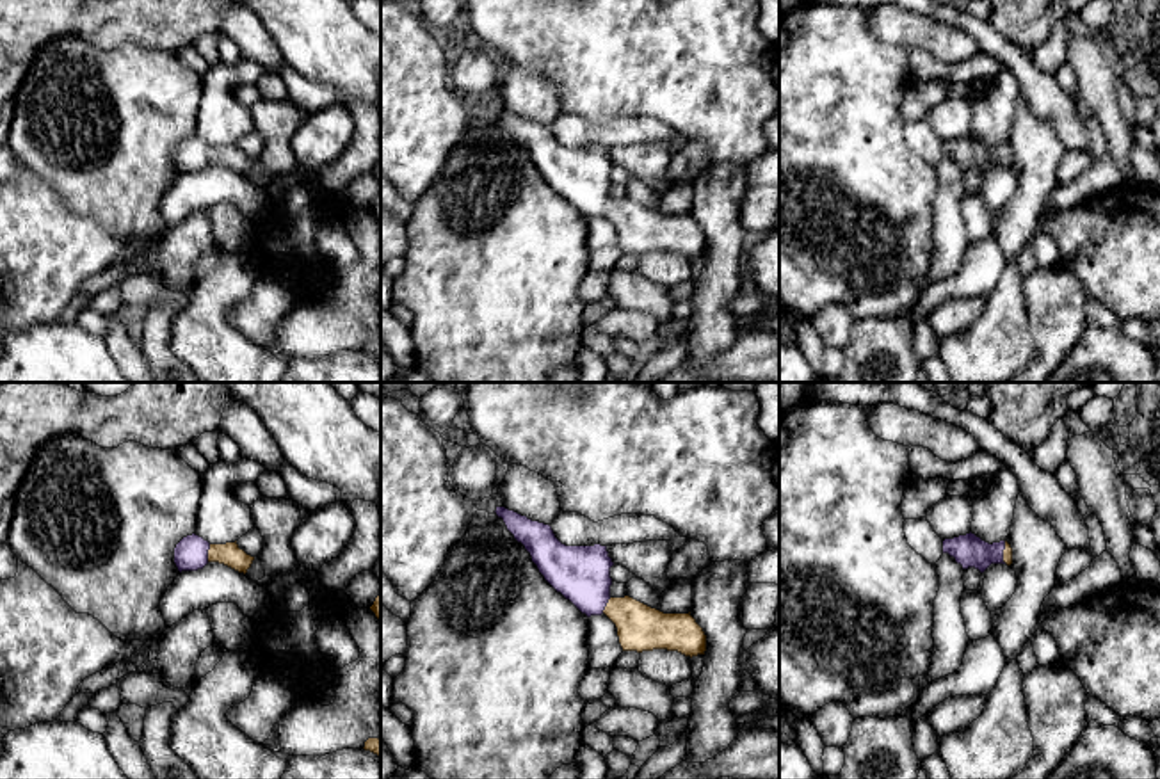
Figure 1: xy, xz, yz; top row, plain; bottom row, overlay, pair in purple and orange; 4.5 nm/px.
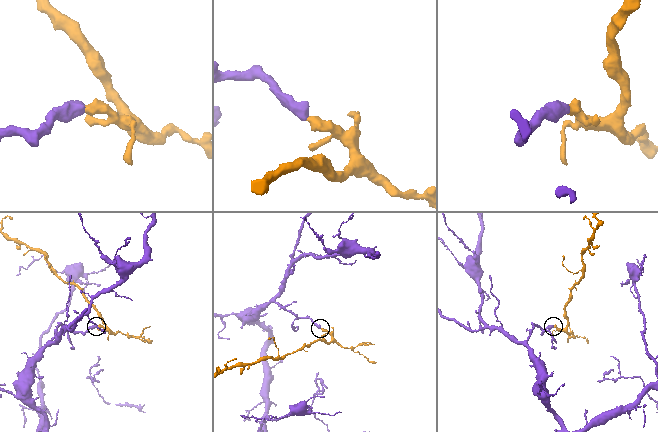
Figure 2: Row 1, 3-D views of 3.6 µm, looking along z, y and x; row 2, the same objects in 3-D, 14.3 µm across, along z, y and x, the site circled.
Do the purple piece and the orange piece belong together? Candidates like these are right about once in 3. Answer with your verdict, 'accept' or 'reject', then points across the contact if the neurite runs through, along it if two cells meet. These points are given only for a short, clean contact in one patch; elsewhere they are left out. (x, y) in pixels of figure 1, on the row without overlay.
accept; runs through xy (191, 155), (207, 155), (230, 155)

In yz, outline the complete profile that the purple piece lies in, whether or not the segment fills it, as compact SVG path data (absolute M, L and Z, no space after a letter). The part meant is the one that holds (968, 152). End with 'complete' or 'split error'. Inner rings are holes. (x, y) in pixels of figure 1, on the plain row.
M975 135L943 142L943 155L955 160L963 171L975 169L984 174L991 165L1012 165L1012 149L1007 142L986 144Z; split error

